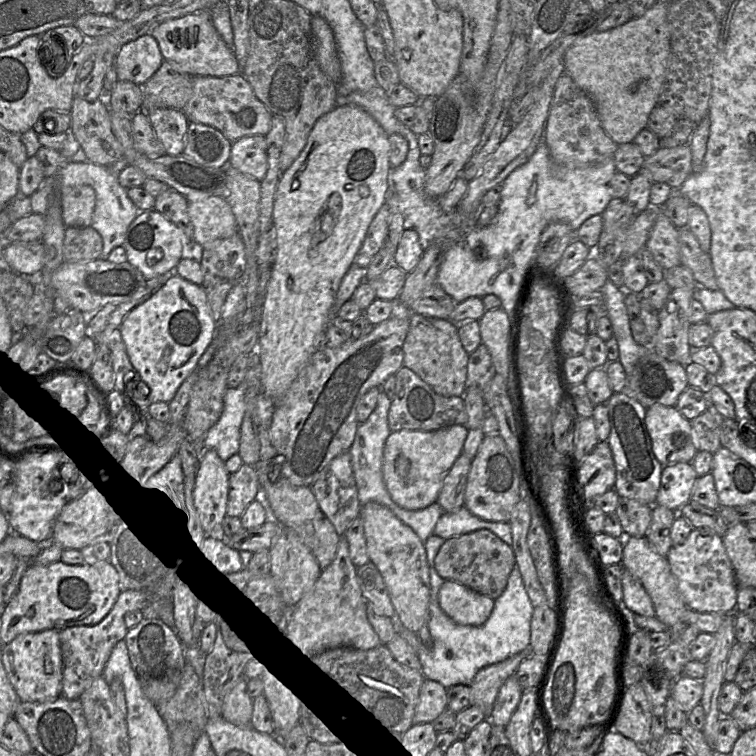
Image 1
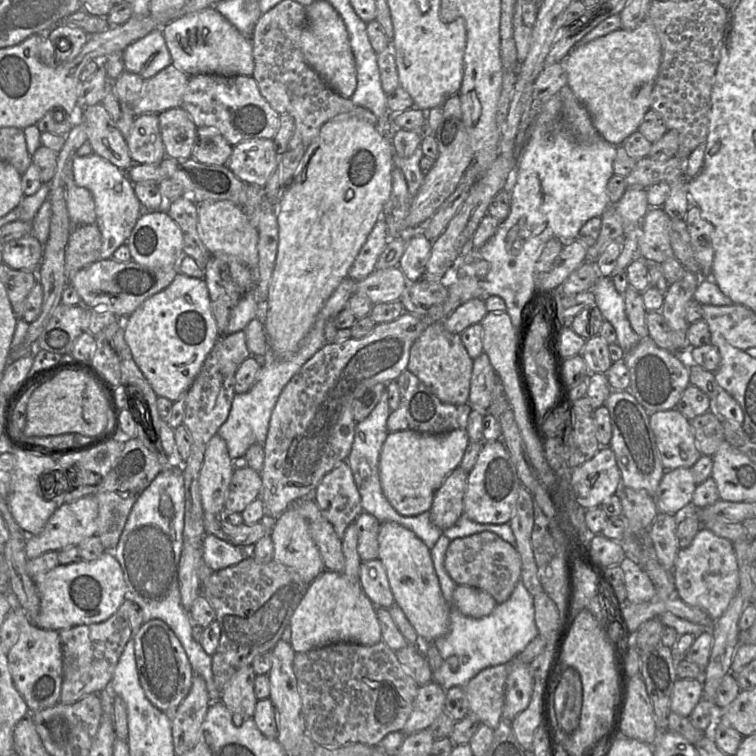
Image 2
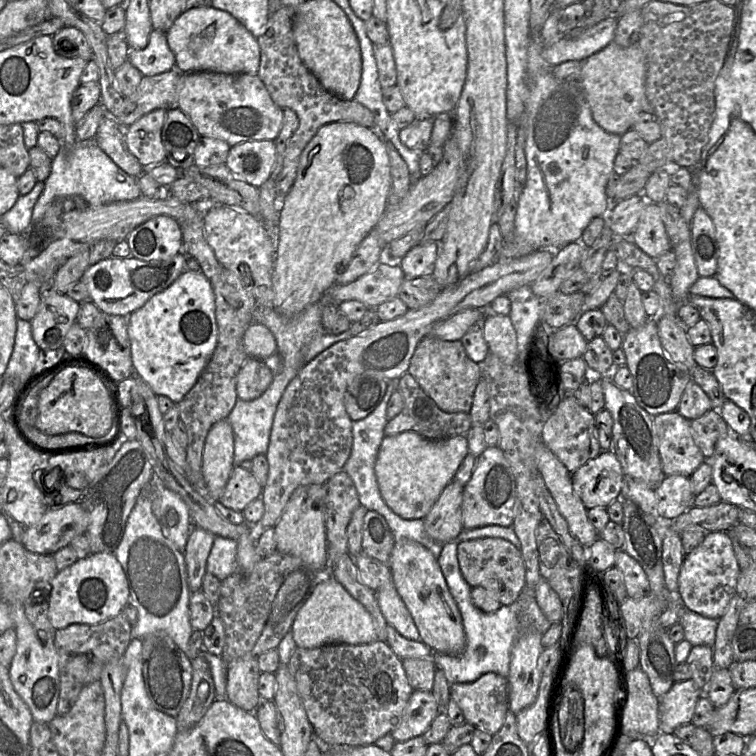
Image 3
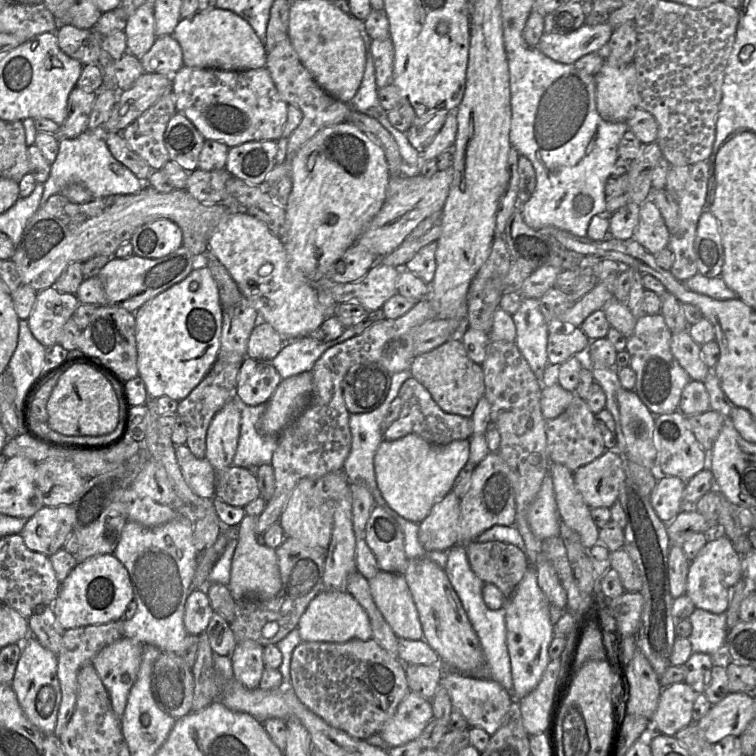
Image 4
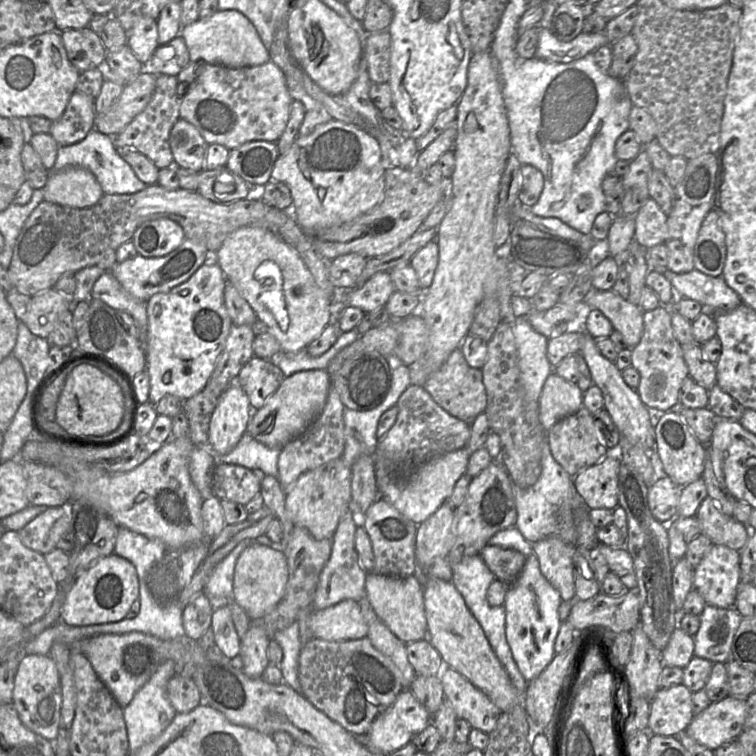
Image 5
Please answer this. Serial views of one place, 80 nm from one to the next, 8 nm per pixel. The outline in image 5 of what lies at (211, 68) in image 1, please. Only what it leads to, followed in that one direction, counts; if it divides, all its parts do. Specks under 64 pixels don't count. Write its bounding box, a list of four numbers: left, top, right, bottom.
[179,10,270,67]

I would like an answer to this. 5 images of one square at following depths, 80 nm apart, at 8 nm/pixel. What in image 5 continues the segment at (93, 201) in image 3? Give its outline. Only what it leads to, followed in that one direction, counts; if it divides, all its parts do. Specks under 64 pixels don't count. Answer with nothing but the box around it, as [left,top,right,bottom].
[51,128,146,194]

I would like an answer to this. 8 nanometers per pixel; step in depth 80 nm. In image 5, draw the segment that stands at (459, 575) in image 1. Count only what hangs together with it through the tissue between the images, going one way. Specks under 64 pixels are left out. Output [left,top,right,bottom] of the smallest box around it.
[478,544,527,585]

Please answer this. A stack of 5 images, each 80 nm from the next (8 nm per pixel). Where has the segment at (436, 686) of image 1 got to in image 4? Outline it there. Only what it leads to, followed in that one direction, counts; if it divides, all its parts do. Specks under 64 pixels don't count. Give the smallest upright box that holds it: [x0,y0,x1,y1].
[378,691,432,748]

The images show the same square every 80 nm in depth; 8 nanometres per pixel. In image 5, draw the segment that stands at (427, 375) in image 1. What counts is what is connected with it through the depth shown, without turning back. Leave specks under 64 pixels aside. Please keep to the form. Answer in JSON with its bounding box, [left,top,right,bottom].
[422,348,486,426]

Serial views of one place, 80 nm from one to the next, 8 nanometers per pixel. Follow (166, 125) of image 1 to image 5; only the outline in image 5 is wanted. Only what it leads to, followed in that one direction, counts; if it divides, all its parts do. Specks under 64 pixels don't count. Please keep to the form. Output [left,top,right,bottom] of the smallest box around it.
[169,118,208,172]

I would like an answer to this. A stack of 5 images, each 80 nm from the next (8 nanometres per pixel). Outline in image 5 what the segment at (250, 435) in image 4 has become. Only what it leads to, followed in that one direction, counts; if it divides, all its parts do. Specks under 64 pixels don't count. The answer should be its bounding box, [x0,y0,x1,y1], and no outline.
[217,432,281,477]

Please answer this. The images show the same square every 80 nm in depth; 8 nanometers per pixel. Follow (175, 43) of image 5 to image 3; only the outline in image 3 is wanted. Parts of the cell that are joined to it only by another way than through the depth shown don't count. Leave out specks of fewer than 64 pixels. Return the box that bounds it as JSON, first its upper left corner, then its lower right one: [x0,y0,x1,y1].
[127,29,175,76]

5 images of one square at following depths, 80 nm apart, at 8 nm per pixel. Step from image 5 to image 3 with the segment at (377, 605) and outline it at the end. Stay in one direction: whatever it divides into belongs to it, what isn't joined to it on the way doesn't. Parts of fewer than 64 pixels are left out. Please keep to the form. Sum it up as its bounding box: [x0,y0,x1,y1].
[376,582,420,640]

